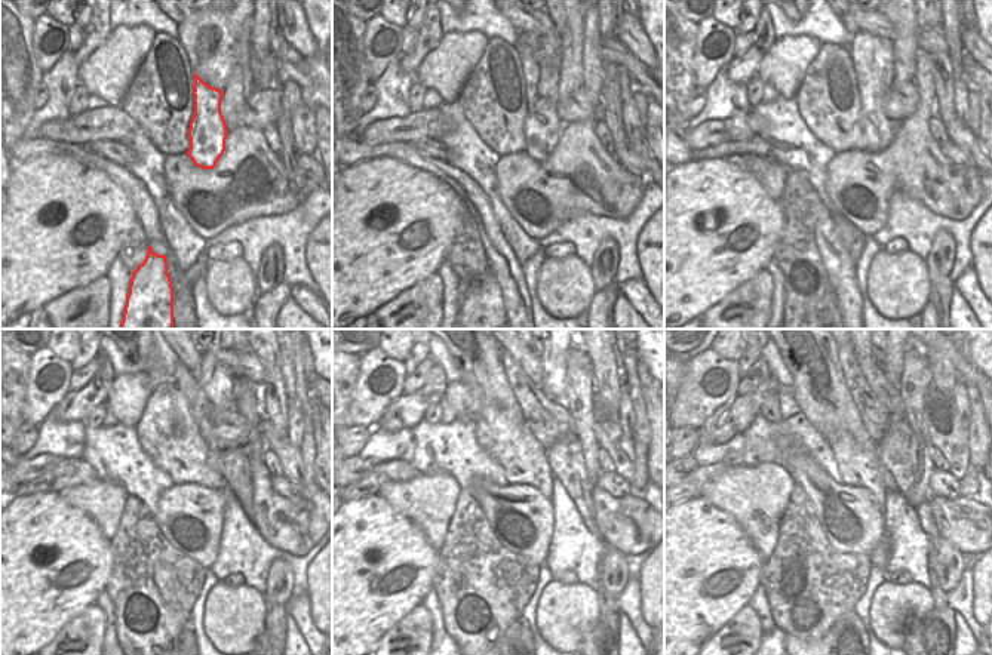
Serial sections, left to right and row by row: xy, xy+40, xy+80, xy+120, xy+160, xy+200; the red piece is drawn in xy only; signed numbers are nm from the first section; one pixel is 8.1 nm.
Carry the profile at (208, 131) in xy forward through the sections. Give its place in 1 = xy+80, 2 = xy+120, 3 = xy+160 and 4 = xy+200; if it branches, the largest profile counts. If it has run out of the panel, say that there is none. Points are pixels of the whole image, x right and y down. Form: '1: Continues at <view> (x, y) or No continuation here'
1: Continues at xy+80 (874, 58)
2: Continues at xy+120 (217, 381)
3: Continues at xy+160 (553, 359)
4: Continues at xy+200 (893, 363)

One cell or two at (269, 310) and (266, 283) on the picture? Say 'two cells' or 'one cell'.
two cells

